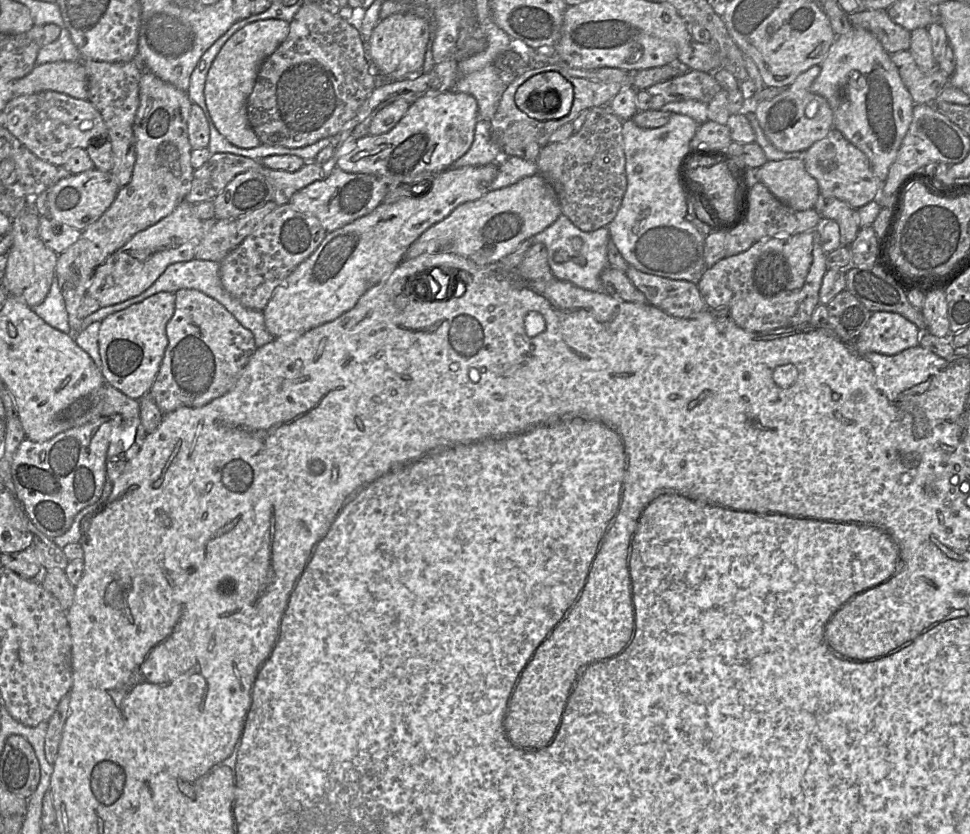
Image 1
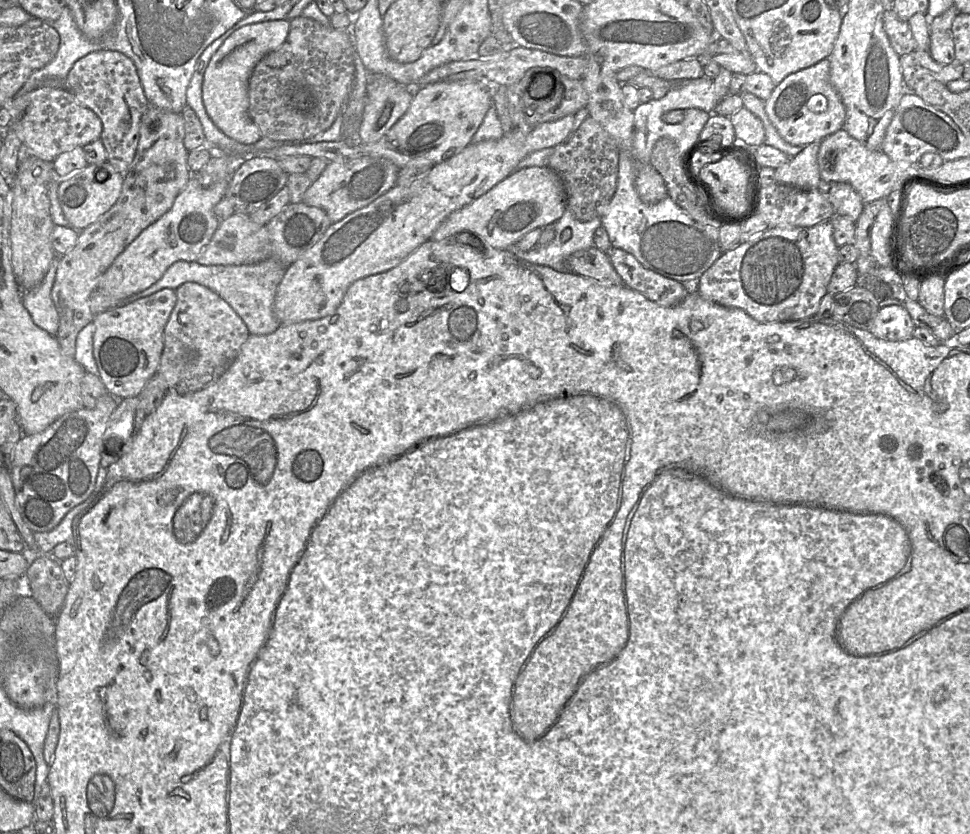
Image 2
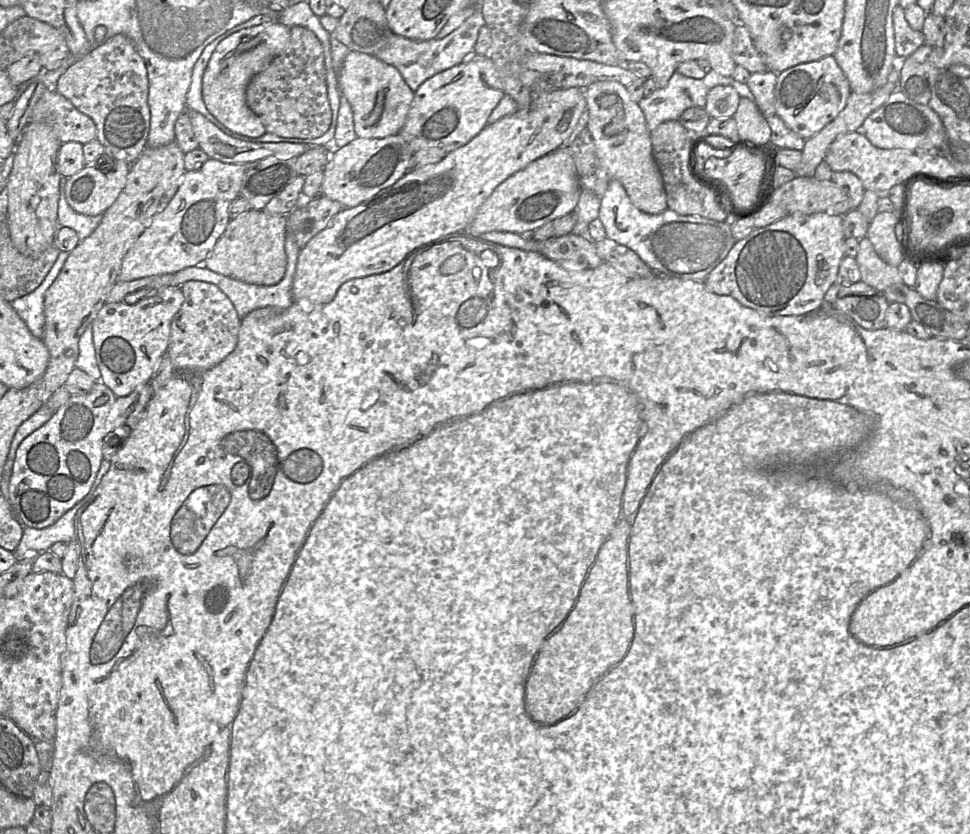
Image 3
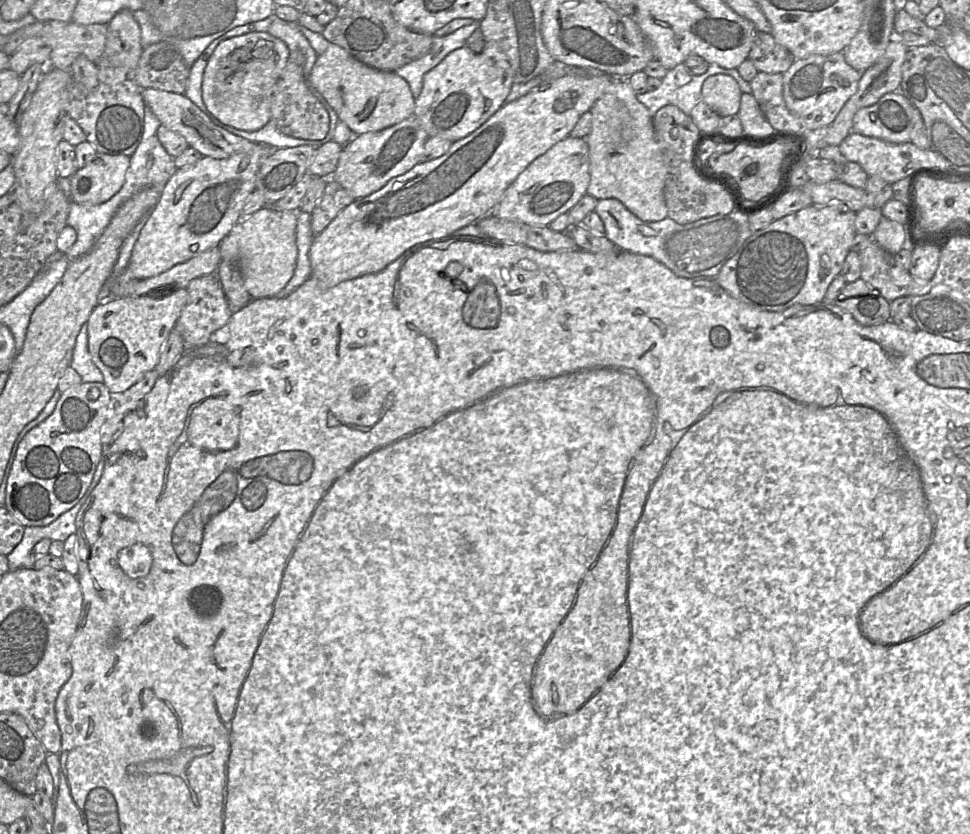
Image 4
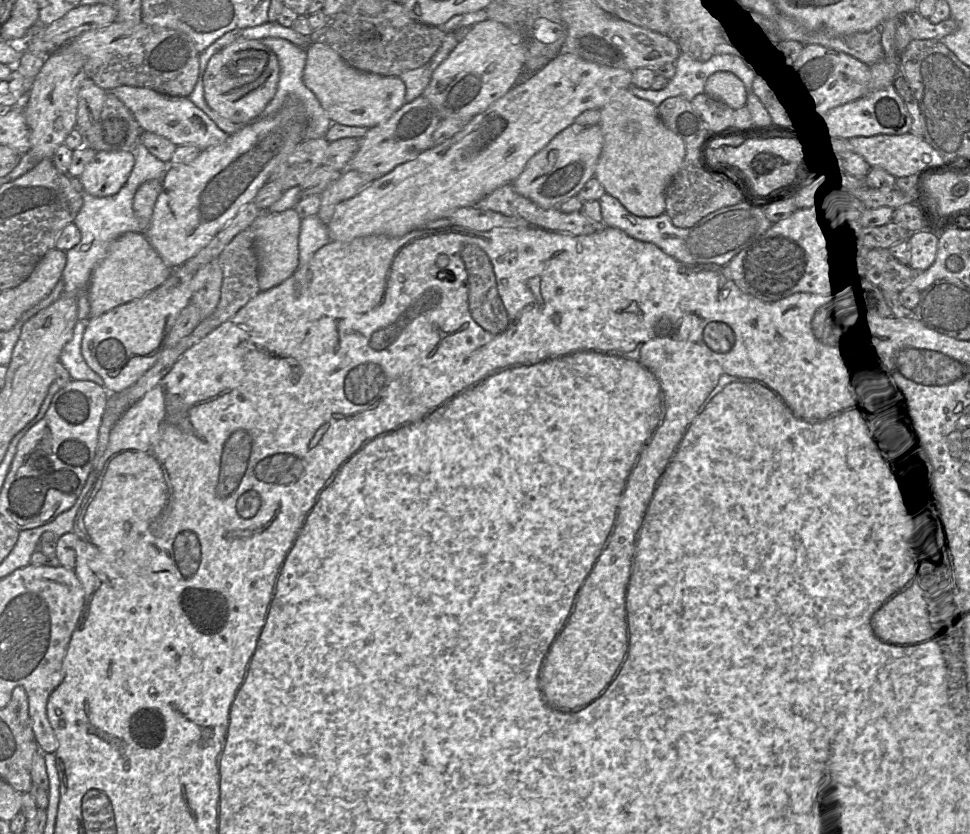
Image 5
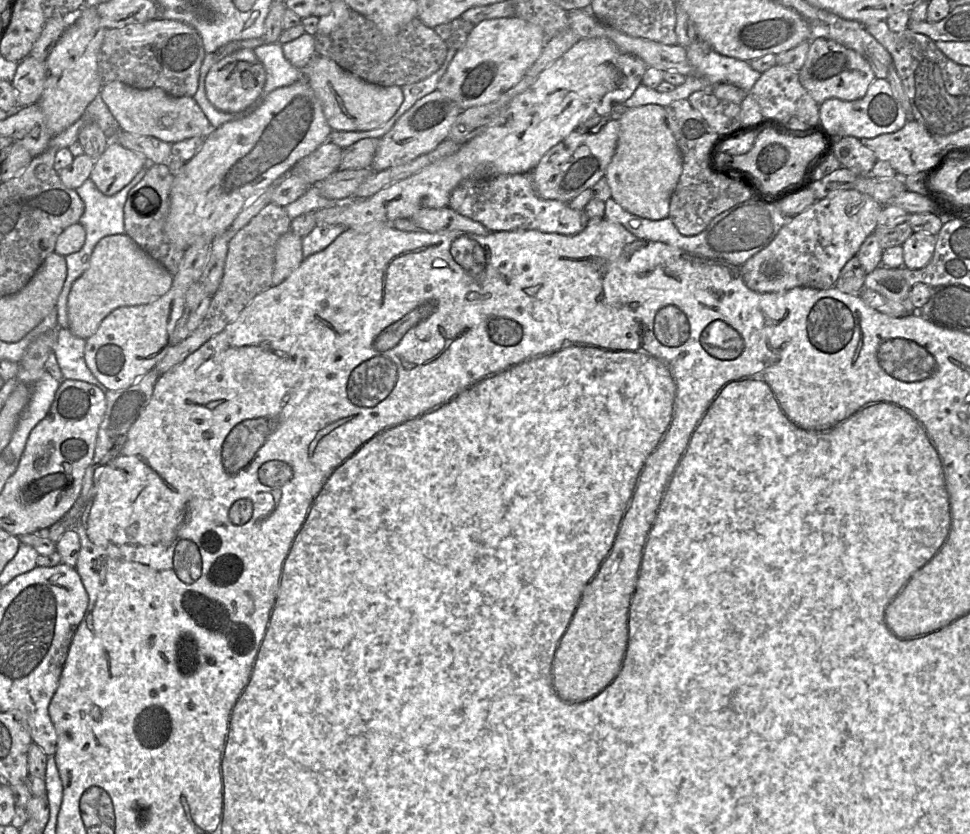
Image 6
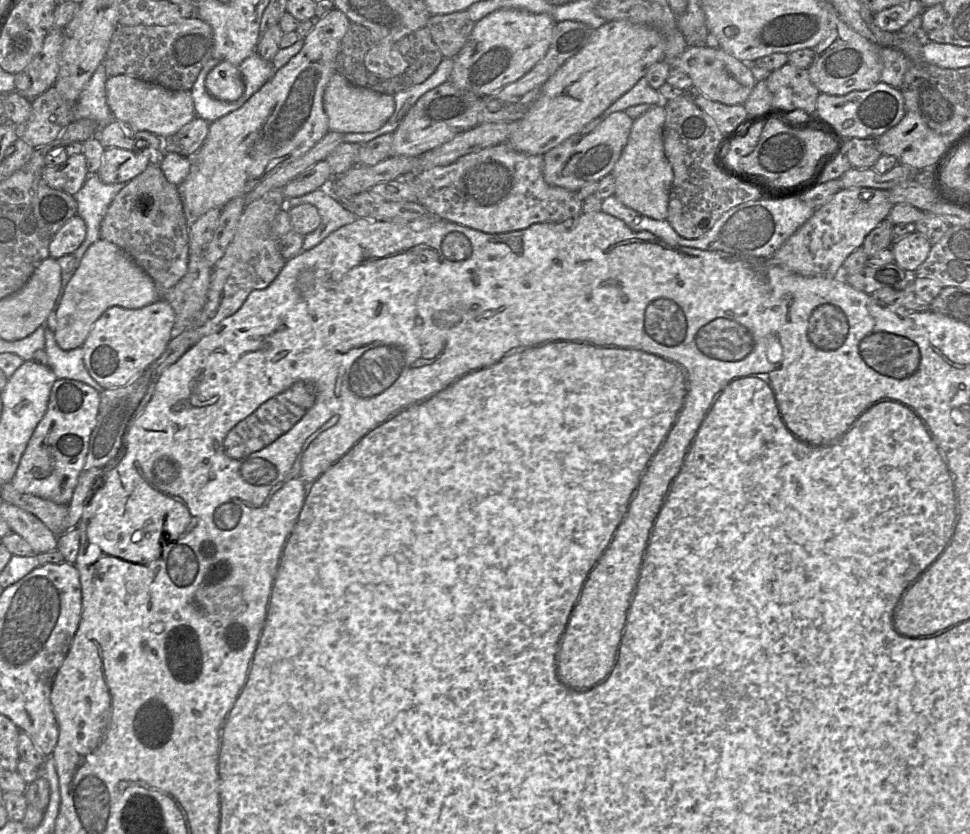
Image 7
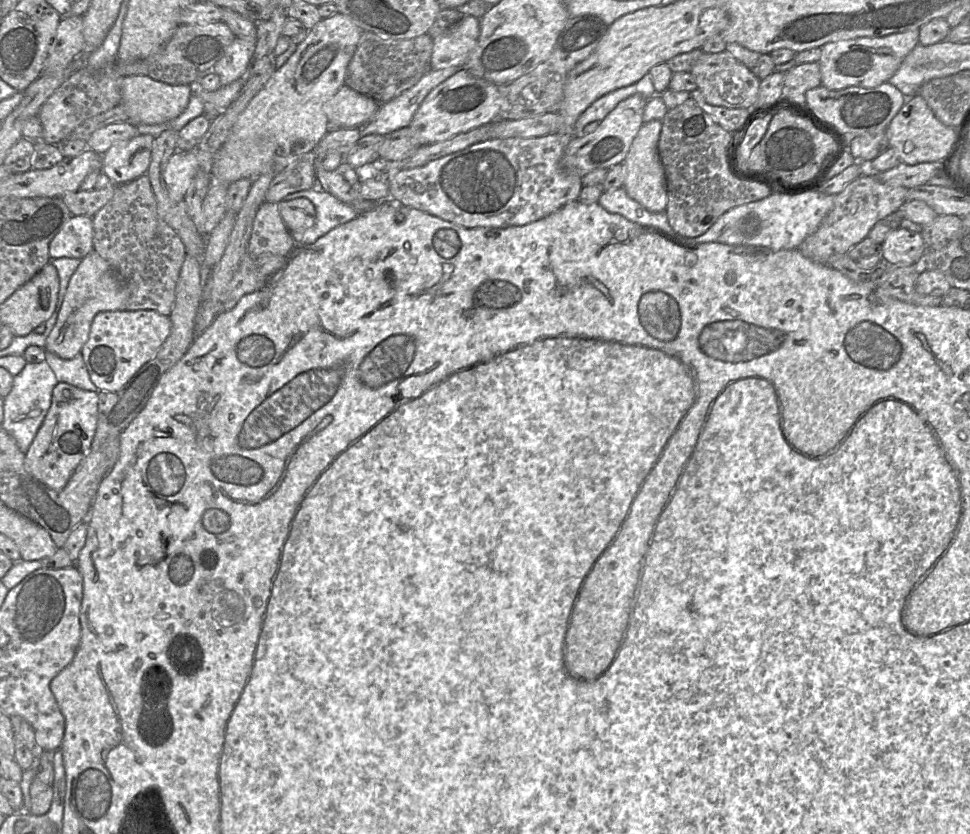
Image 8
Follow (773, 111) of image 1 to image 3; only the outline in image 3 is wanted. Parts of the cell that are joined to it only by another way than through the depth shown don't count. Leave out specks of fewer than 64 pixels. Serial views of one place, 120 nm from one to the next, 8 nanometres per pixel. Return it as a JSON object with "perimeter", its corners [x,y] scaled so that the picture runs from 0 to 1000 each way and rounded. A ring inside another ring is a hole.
{"perimeter":[[[859,66],[823,77],[802,89],[799,102],[800,138],[812,153],[831,168],[842,161],[865,138],[876,112],[875,97]]]}

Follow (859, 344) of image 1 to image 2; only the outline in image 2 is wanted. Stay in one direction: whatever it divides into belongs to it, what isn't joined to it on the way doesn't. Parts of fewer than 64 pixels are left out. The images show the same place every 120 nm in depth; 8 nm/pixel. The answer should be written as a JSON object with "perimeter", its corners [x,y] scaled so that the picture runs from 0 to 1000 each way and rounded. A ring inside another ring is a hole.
{"perimeter":[[[927,366],[908,368],[897,399],[913,409],[931,409],[940,404],[942,387],[935,372]]]}

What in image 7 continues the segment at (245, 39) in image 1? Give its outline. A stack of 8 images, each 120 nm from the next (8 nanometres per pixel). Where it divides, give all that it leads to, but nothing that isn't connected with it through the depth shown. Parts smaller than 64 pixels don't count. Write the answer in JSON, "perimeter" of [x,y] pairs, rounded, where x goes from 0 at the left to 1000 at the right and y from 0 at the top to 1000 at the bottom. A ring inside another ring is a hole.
{"perimeter":[[[229,73],[212,91],[211,104],[216,114],[228,121],[242,121],[252,110],[253,102],[245,79]]]}

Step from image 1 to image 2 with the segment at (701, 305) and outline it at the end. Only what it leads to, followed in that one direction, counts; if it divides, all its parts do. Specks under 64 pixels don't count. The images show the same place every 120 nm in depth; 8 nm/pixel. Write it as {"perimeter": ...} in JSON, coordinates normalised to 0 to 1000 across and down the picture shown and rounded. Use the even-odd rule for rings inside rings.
{"perimeter":[[[630,296],[626,306],[646,344],[686,368],[697,367],[712,350],[710,343],[665,321],[652,305]]]}

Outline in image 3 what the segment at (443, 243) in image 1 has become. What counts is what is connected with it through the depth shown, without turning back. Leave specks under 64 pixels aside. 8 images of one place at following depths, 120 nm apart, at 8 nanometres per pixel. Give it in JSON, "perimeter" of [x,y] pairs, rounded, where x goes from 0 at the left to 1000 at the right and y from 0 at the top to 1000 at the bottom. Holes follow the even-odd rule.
{"perimeter":[[[578,175],[546,194],[515,219],[495,247],[480,278],[490,284],[505,277],[547,281],[564,266],[591,253],[598,230],[588,177]]]}

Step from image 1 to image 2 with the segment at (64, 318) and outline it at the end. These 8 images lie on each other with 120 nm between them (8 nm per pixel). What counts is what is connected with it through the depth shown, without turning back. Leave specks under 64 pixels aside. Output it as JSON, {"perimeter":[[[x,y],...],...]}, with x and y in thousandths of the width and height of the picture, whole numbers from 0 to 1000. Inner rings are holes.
{"perimeter":[[[58,306],[44,337],[38,344],[23,350],[24,365],[35,387],[56,403],[61,393],[61,378],[53,353],[61,313],[62,307]]]}

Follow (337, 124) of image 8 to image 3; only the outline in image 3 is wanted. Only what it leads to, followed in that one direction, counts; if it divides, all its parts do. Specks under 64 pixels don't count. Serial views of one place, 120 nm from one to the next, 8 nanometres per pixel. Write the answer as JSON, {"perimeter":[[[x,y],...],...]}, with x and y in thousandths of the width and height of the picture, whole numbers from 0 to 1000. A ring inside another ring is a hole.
{"perimeter":[[[361,60],[349,86],[352,113],[360,121],[368,164],[395,165],[408,161],[418,147],[427,109],[406,79],[385,66]]]}

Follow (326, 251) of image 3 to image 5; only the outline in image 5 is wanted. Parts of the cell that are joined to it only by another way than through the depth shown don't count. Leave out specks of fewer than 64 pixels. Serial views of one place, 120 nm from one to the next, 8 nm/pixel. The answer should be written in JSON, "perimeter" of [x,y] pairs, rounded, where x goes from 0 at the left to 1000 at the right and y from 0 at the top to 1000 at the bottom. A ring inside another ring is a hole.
{"perimeter":[[[576,64],[571,71],[566,73],[561,80],[551,86],[543,95],[533,98],[520,115],[508,122],[500,133],[487,140],[476,156],[470,159],[466,165],[458,169],[456,173],[442,177],[435,182],[429,191],[408,199],[398,210],[386,215],[386,217],[377,223],[366,235],[355,240],[347,245],[344,255],[339,265],[338,278],[340,288],[359,290],[367,284],[382,281],[396,281],[400,283],[410,284],[419,279],[434,275],[436,270],[442,265],[454,261],[462,261],[470,251],[490,246],[495,239],[506,231],[511,225],[529,219],[530,216],[539,205],[545,191],[560,179],[575,159],[592,147],[594,140],[607,131],[620,131],[625,126],[635,112],[643,106],[652,102],[652,85],[642,82],[629,80],[612,74],[605,73],[591,64]]]}

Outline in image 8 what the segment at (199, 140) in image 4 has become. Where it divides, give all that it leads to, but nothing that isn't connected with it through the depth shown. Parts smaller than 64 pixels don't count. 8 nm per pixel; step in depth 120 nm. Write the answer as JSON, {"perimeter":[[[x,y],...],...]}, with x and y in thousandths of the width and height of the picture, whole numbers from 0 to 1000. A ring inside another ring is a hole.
{"perimeter":[[[136,90],[125,95],[125,122],[132,146],[143,149],[166,149],[184,140],[193,128],[198,107],[196,102],[174,102],[152,91]]]}

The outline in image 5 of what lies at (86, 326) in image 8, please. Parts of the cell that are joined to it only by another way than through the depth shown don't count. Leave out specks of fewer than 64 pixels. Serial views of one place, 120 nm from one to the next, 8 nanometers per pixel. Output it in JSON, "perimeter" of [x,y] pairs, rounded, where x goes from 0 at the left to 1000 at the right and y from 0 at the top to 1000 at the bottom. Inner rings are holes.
{"perimeter":[[[130,278],[114,290],[108,308],[96,323],[91,343],[93,382],[143,359],[164,344],[176,329],[148,279]]]}

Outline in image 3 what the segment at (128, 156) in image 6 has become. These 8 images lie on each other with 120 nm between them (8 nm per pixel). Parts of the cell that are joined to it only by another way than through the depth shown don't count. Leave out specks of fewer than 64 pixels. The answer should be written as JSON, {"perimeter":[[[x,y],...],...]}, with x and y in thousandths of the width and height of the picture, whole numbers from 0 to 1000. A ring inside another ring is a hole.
{"perimeter":[[[102,188],[96,197],[69,213],[67,236],[71,247],[79,255],[91,259],[106,258],[120,241],[128,224],[135,198],[127,192],[119,192],[115,199],[104,194]]]}

